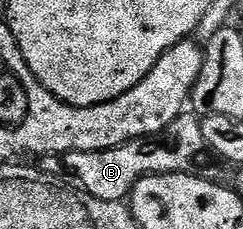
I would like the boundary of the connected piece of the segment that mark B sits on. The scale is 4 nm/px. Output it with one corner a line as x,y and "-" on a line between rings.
183,114
177,116
167,128
160,130
151,136
136,138
119,148
112,150
88,150
87,152
68,152
59,159
57,156
41,157
40,164
47,177
54,178
58,171
63,168
74,181
80,185
81,191
92,194
104,202
122,202
129,197
130,191
140,182
140,178
145,176
155,176
156,174
176,174
177,172
190,172
193,169
194,159
204,152
204,134
202,133
202,121
197,115

